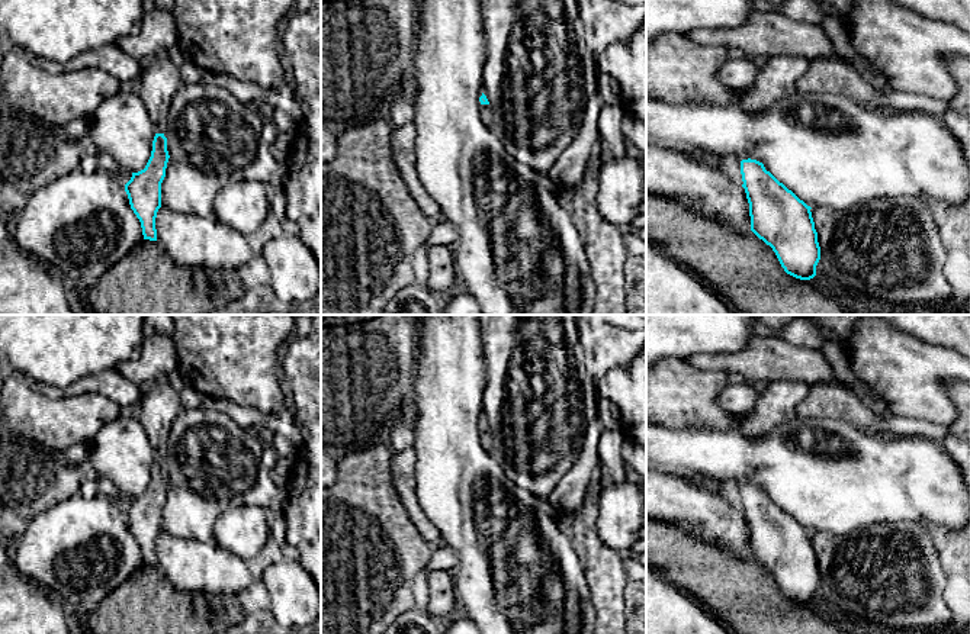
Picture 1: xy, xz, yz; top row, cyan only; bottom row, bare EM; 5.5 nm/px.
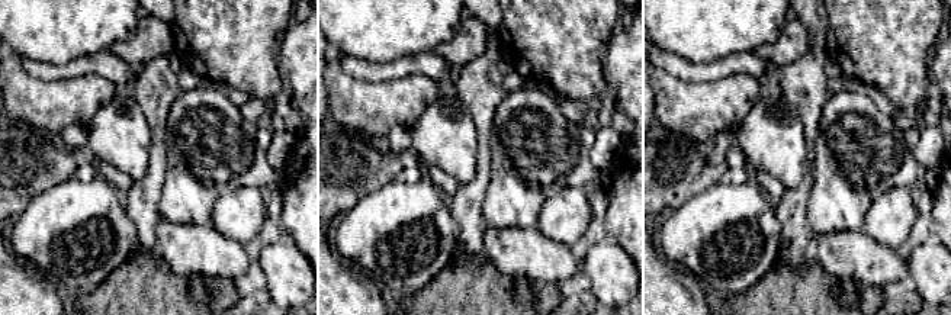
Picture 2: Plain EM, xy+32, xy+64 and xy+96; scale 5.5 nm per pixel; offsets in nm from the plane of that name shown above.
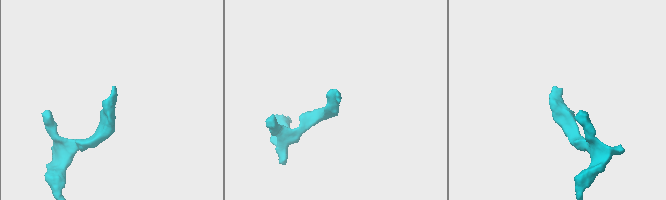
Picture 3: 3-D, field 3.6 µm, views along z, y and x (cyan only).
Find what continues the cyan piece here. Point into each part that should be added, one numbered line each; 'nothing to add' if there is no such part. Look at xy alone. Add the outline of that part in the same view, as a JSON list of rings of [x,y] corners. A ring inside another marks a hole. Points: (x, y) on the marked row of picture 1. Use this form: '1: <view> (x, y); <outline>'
1: xy (160, 81); [[[164,52],[155,55],[154,61],[144,68],[135,88],[150,115],[155,133],[164,133],[171,100],[182,86],[179,67]]]

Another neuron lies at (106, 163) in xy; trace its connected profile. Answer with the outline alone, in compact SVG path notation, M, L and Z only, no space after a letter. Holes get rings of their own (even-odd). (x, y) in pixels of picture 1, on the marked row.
M97 154L97 161L99 161L99 171L107 171L118 177L123 184L126 184L132 173L123 167L121 167L113 157L109 154Z

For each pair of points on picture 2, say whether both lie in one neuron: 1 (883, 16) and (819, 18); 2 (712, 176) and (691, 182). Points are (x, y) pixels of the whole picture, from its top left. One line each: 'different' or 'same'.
1: different
2: same

